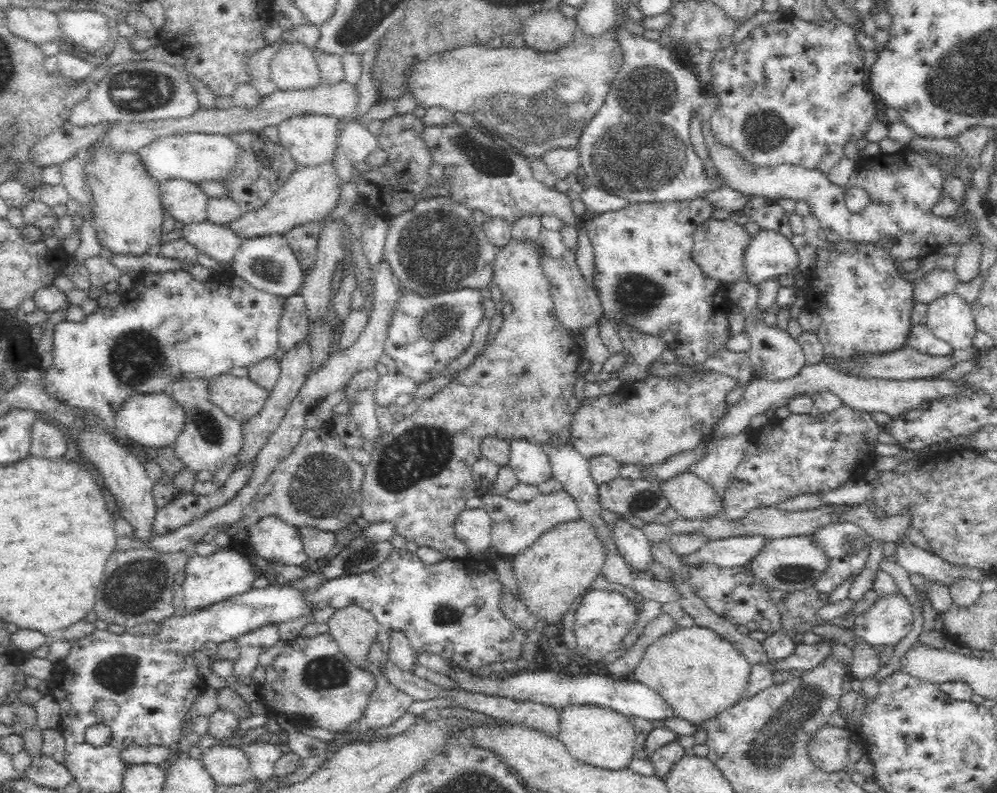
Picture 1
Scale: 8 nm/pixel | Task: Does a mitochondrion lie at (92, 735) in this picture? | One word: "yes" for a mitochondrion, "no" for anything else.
no

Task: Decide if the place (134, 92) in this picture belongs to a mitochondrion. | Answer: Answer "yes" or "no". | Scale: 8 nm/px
yes

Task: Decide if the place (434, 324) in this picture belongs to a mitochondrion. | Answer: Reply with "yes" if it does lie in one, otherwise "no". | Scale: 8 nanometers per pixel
yes

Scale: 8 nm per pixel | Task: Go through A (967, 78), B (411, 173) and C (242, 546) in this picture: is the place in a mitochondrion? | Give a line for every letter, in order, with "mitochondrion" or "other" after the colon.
A: mitochondrion
B: other
C: other

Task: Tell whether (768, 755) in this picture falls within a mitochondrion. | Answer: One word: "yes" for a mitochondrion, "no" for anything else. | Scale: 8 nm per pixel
yes

